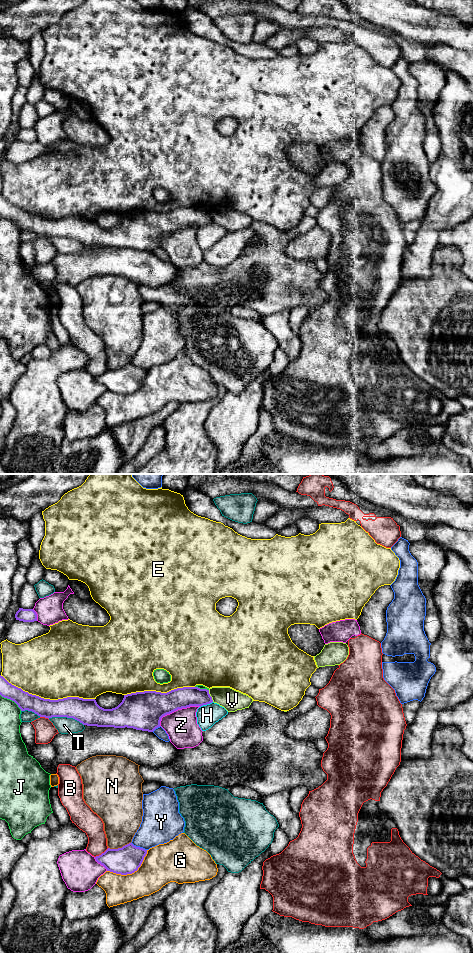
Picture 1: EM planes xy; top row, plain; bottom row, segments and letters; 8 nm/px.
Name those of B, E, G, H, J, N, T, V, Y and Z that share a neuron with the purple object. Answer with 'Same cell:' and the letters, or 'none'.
Same cell: none

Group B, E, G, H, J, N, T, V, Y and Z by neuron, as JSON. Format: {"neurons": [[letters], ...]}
{"neurons": [["B"], ["E"], ["G"], ["H"], ["J"], ["N"], ["T"], ["V", "Y"], ["Z"]]}

